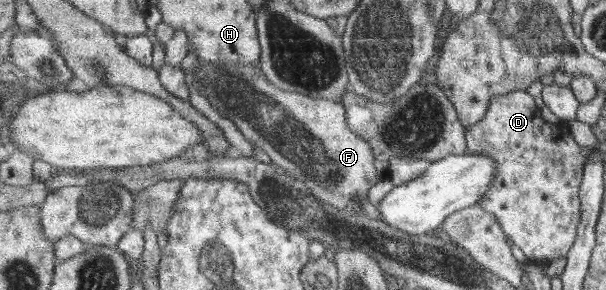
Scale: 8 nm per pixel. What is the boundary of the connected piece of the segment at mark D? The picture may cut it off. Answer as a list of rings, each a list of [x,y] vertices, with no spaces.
[[[525,91],[493,96],[485,118],[470,125],[467,132],[468,152],[492,159],[495,164],[493,183],[479,202],[497,216],[505,234],[529,261],[544,263],[568,257],[576,240],[580,222],[580,182],[583,178],[583,154],[563,123],[551,124],[541,116],[535,98]]]

